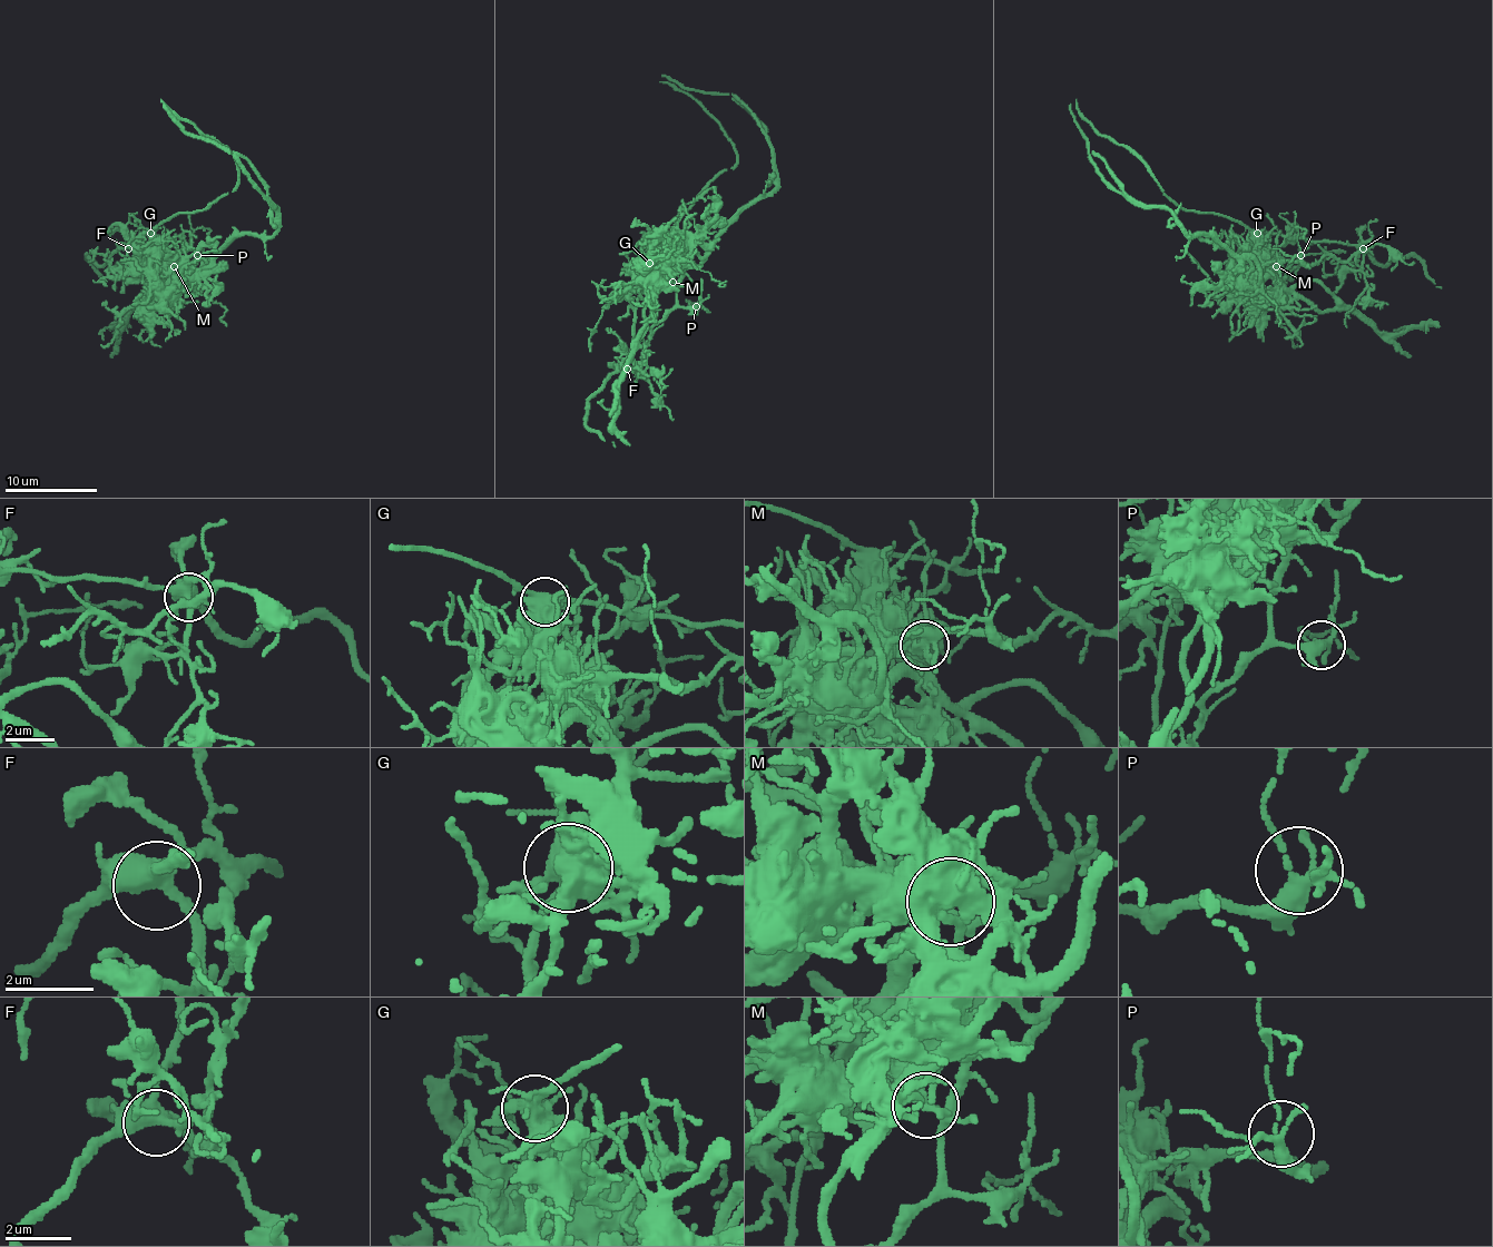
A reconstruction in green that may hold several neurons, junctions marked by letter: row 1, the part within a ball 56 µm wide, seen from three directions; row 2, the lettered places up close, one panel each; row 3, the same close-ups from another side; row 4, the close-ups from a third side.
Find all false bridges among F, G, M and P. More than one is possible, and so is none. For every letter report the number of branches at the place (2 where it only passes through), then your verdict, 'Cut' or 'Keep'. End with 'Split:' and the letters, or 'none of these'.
F: Branches: 5. Keep
G: Branches: 5. Cut
M: Branches: 5. Cut
P: Branches: 5. Keep
Split: G, M

